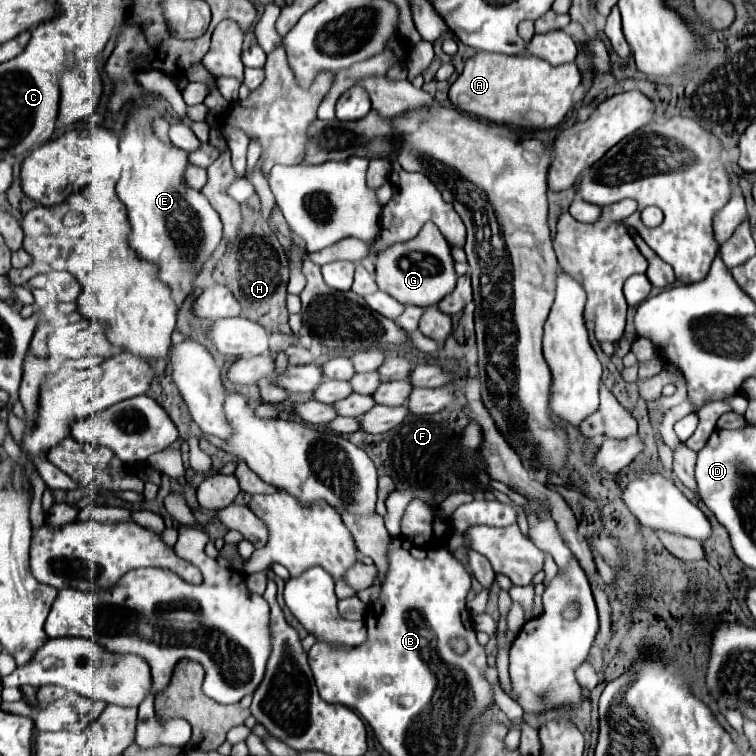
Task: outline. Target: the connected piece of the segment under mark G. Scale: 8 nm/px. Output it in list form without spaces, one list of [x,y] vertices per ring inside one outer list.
[[[427,222],[413,240],[395,244],[379,252],[375,266],[379,290],[387,292],[401,304],[415,304],[423,308],[437,304],[441,298],[453,292],[453,286],[457,282],[449,242],[443,238],[437,226],[433,226],[433,222]]]

